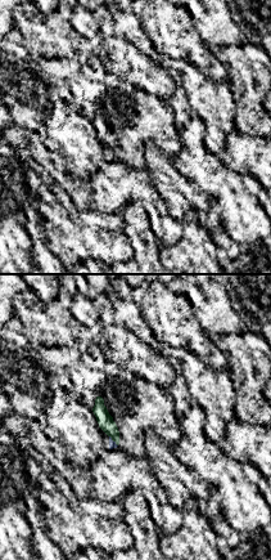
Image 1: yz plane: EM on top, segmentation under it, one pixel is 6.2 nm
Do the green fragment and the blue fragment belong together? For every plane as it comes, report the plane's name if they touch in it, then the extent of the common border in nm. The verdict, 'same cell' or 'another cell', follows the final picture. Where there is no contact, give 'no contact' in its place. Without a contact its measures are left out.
contact in yz; length 90 nm

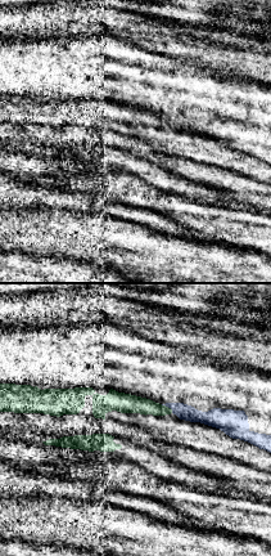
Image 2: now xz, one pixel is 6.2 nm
contact in xz; length 90 nm

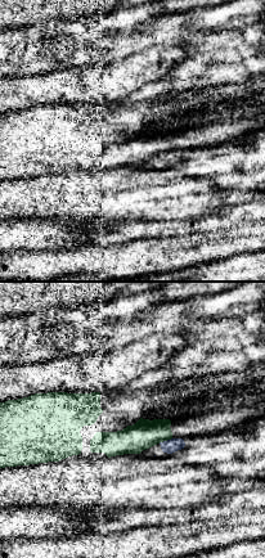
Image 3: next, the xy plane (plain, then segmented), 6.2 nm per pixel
contact in xy; length 90 nm

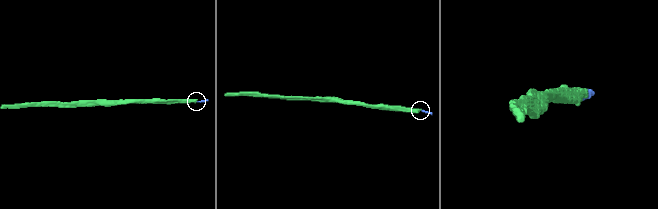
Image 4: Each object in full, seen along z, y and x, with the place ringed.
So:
another cell

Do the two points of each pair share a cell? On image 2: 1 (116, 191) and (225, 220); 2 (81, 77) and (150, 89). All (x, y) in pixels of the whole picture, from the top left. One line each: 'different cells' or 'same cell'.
1: same cell
2: same cell

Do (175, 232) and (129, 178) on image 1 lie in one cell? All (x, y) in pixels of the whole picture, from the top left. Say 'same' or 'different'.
same

